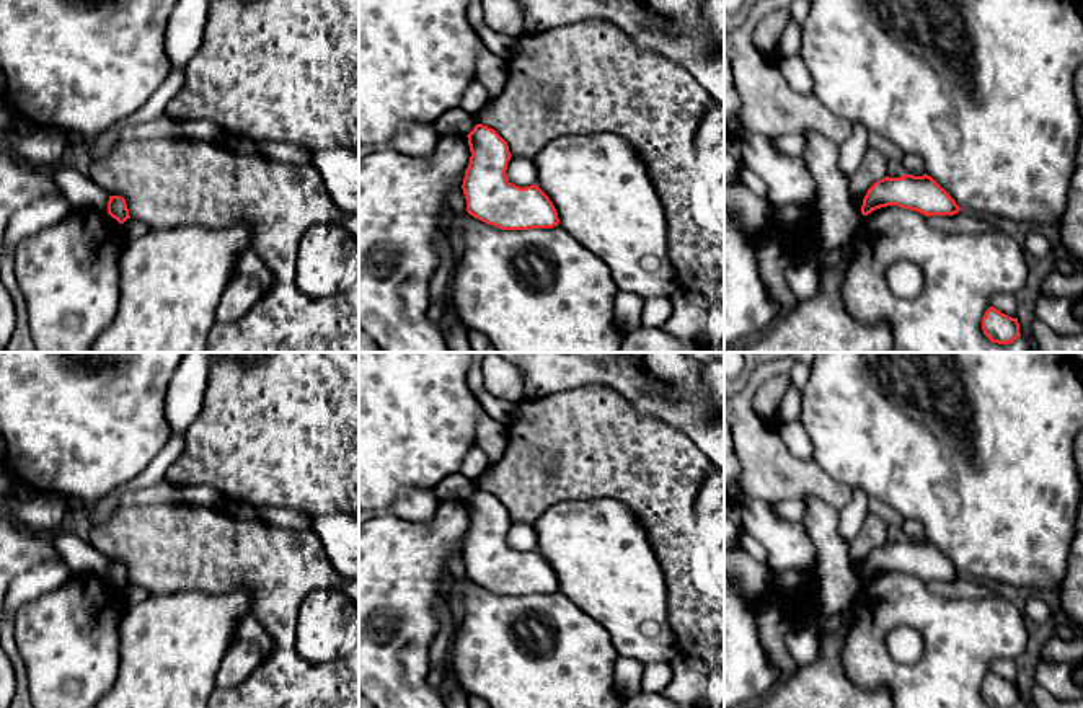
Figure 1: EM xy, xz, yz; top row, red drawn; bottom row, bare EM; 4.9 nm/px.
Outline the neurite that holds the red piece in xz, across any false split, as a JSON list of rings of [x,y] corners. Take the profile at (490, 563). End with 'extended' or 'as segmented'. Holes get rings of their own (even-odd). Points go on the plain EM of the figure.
[[[476,489],[466,501],[470,529],[463,543],[466,577],[501,595],[558,592],[558,577],[537,551],[520,553],[507,545],[507,507],[491,493]]] | as segmented

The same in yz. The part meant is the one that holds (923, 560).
[[[904,540],[900,543],[882,543],[866,558],[861,579],[876,574],[899,571],[930,581],[954,581],[961,576],[956,566],[931,542]]] | as segmented

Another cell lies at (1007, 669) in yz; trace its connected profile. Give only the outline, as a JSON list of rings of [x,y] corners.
[[[997,659],[992,664],[992,672],[995,672],[997,675],[1000,675],[1001,679],[1016,684],[1016,662],[1011,659]]]

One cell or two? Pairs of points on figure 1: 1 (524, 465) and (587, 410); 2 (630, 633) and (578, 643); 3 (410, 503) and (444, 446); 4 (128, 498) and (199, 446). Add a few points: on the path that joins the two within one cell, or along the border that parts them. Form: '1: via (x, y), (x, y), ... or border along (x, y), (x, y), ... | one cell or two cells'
1: via (540, 457), (571, 426) | one cell
2: border along (583, 610), (605, 630), (618, 654) | two cells
3: border along (431, 488), (405, 488), (385, 509) | two cells
4: border along (180, 503), (121, 506) | two cells

